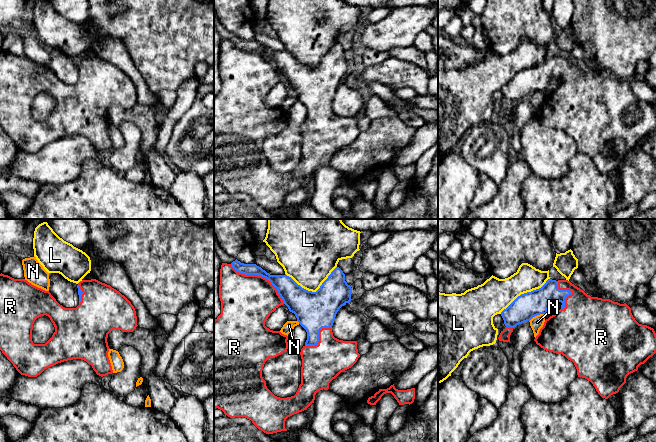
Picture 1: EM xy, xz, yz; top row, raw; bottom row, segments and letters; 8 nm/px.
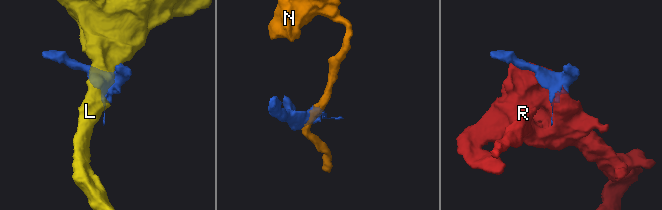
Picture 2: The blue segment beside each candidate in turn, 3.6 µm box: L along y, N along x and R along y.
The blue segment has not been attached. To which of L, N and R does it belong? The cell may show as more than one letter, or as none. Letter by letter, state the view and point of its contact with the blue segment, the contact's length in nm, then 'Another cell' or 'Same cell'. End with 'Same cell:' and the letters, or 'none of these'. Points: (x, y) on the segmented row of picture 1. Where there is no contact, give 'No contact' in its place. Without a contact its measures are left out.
L: Touches blue at xz (311, 291). Shared border 420 nm. Another cell
N: Touches blue at yz (536, 315). Shared border 140 nm. Another cell
R: Touches blue at xz (261, 275). Shared border 550 nm. Same cell
Same cell: R

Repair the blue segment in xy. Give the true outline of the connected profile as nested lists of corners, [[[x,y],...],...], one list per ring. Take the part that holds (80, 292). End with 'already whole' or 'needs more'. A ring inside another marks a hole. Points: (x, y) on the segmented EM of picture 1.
[[[0,274],[0,350],[21,375],[37,377],[45,369],[73,359],[86,361],[101,377],[113,373],[108,357],[108,334],[112,330],[133,332],[138,326],[135,308],[119,291],[96,279],[82,280],[77,288],[79,305],[65,308],[49,291],[25,279]],[[44,315],[50,318],[55,332],[45,344],[34,344],[33,324]]] | needs more

